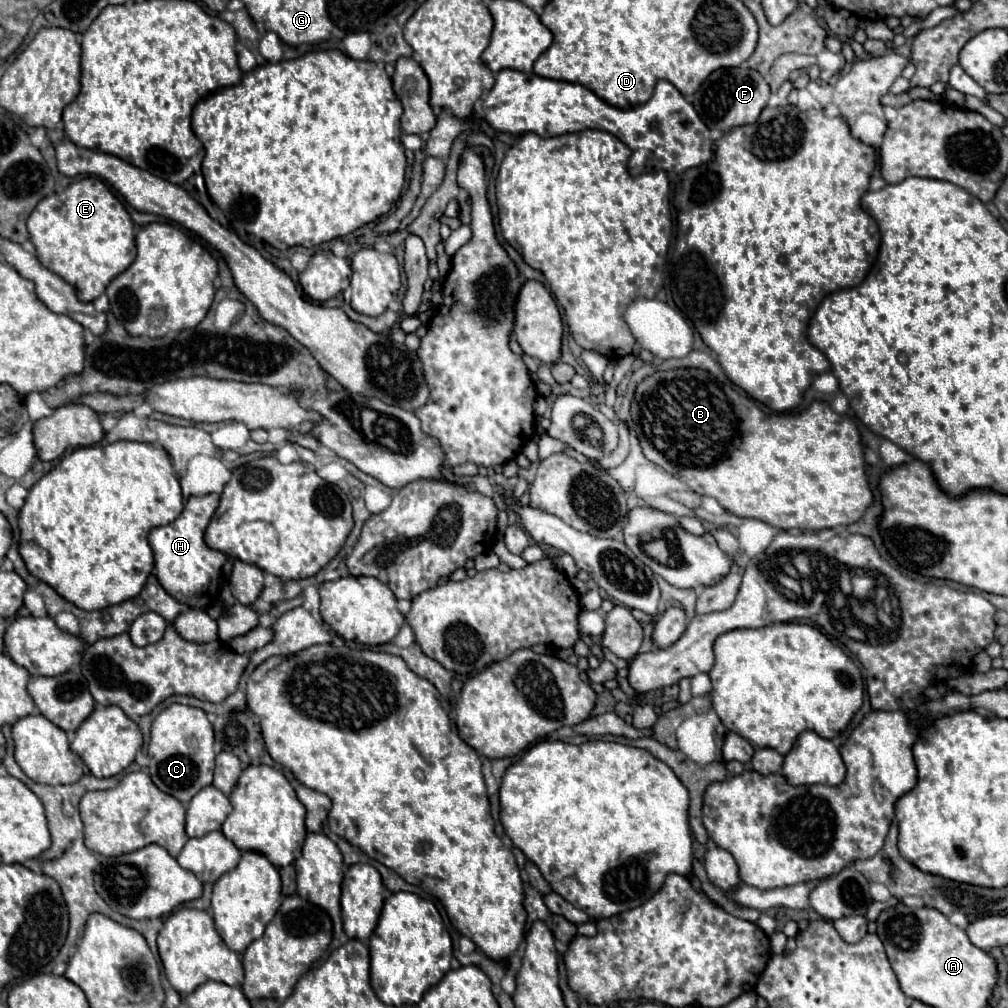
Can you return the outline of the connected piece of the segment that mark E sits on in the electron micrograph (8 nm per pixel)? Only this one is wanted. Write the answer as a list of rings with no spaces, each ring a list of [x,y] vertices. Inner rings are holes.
[[[96,176],[76,180],[62,192],[40,200],[28,216],[28,234],[38,260],[72,284],[80,302],[92,302],[104,294],[110,280],[136,258],[134,224],[124,204]]]

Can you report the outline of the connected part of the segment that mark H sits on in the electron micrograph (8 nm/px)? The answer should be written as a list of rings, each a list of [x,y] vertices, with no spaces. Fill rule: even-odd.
[[[218,494],[206,496],[190,496],[184,504],[182,514],[168,526],[158,526],[150,530],[148,542],[154,552],[154,568],[156,578],[162,588],[182,604],[194,610],[206,610],[218,598],[218,580],[222,564],[226,562],[226,554],[212,550],[204,542],[204,530],[218,508]]]

